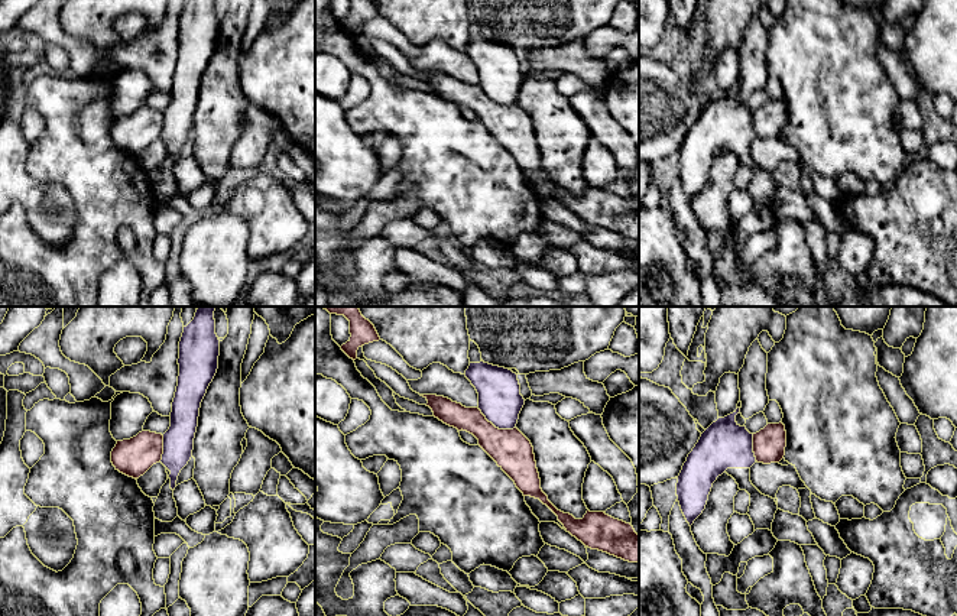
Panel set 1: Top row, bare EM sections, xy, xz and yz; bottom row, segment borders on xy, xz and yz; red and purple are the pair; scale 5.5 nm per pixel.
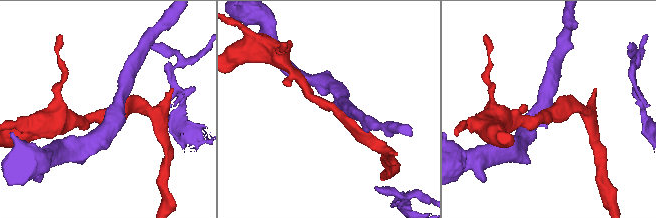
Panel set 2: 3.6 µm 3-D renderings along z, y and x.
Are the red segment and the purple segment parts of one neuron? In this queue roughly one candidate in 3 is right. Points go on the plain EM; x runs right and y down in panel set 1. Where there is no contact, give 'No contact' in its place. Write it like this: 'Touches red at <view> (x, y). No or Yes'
Touches red at xz (495, 103). No

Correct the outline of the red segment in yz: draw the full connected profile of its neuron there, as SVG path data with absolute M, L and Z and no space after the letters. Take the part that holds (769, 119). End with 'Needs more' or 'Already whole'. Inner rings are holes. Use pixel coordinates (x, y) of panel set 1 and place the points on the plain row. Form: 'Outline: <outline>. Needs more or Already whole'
Outline: M782 98L768 100L753 110L753 129L758 139L779 139L785 132L786 107Z. Already whole

